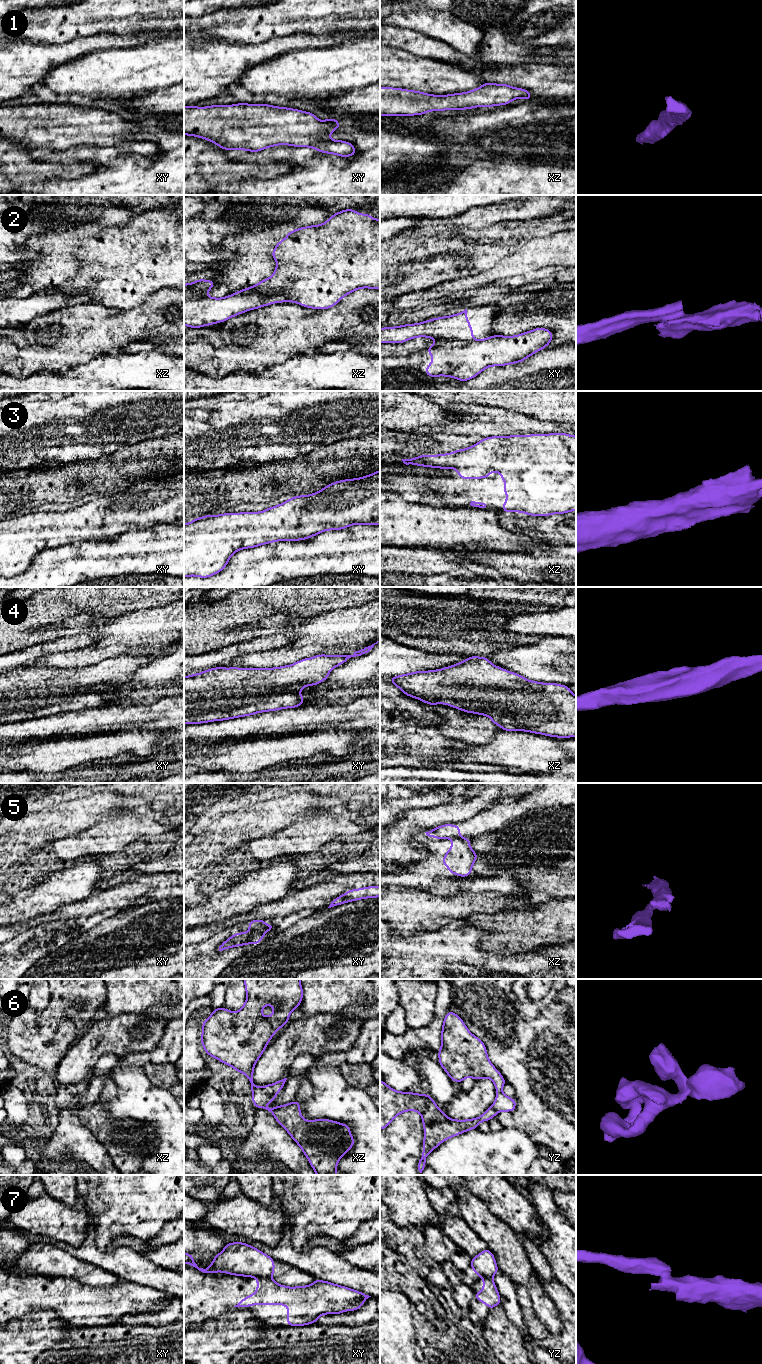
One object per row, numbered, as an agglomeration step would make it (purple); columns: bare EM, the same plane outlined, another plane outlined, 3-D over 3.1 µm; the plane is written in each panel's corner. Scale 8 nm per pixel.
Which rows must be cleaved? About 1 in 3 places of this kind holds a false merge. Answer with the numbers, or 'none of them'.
2, 5, 7

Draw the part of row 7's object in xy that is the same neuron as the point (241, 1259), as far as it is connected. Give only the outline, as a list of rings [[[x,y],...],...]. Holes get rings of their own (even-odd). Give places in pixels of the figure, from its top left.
[[[241,1242],[226,1243],[222,1252],[213,1258],[212,1264],[206,1268],[199,1268],[193,1260],[191,1253],[184,1253],[184,1263],[187,1263],[203,1273],[228,1273],[230,1275],[245,1276],[245,1277],[262,1277],[270,1278],[274,1275],[274,1259],[261,1252],[260,1250]]]

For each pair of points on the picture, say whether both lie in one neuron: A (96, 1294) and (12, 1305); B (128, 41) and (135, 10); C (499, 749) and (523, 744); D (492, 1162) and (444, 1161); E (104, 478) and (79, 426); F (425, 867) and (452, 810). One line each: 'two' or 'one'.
A: one
B: two
C: one
D: one
E: two
F: two

